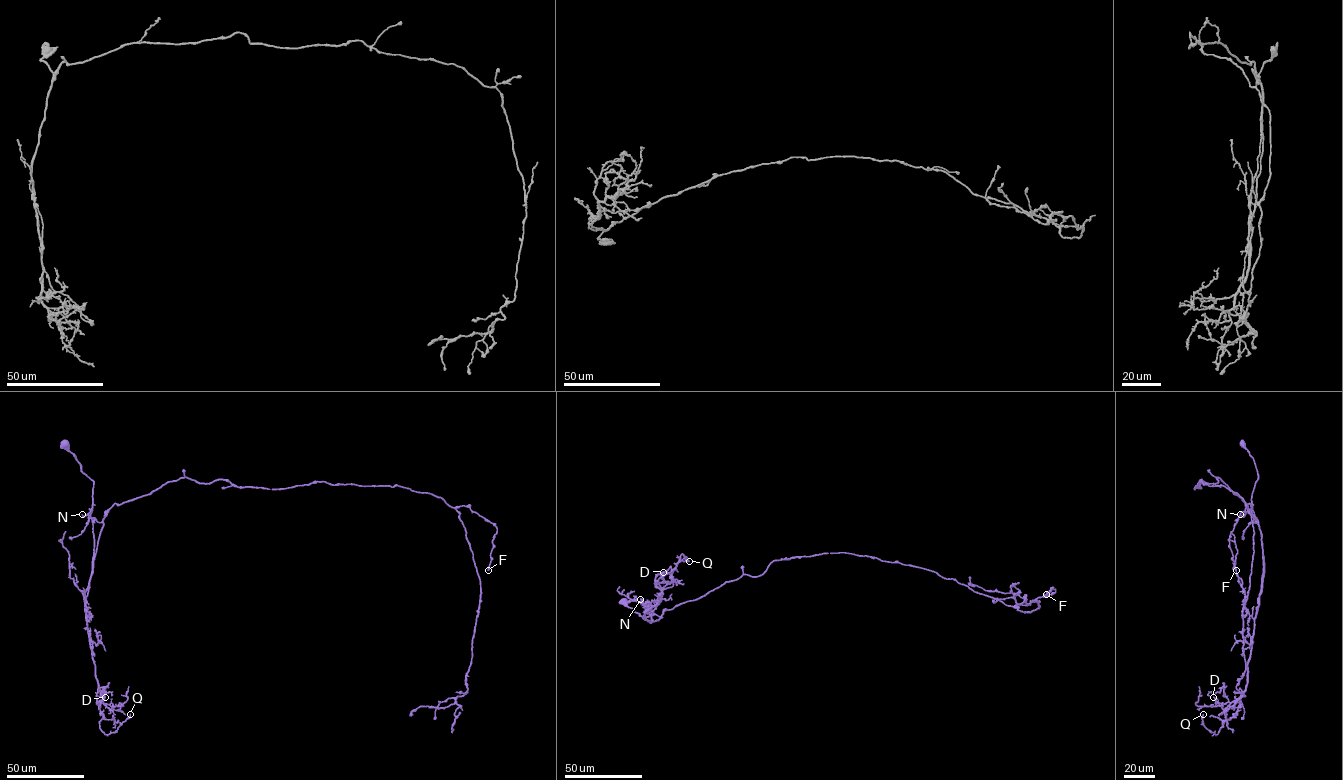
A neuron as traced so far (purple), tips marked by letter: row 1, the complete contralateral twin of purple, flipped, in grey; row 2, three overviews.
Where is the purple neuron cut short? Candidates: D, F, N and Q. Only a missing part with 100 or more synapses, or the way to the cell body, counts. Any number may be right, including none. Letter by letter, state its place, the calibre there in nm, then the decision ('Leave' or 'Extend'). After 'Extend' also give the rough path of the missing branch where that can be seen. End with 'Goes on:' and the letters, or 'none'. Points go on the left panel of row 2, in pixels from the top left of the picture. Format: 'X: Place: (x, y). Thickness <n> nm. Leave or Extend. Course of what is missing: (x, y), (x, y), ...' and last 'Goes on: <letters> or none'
D: Place: (105, 697). Thickness 170 nm. Leave
F: Place: (488, 570). Thickness 440 nm. Leave
N: Place: (82, 514). Thickness 150 nm. Leave
Q: Place: (130, 714). Thickness 120 nm. Leave
Goes on: none

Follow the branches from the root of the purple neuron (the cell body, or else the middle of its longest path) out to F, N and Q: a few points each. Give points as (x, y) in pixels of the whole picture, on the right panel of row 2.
F: (1243, 443), (1258, 474), (1258, 522), (1219, 478), (1194, 488), (1223, 485), (1246, 504), (1229, 537), (1236, 570)
N: (1243, 443), (1253, 459), (1258, 478), (1252, 493), (1252, 507), (1243, 516), (1240, 514)
Q: (1243, 443), (1258, 476), (1251, 501), (1261, 536), (1262, 586), (1238, 709), (1216, 734), (1204, 726), (1203, 714)

